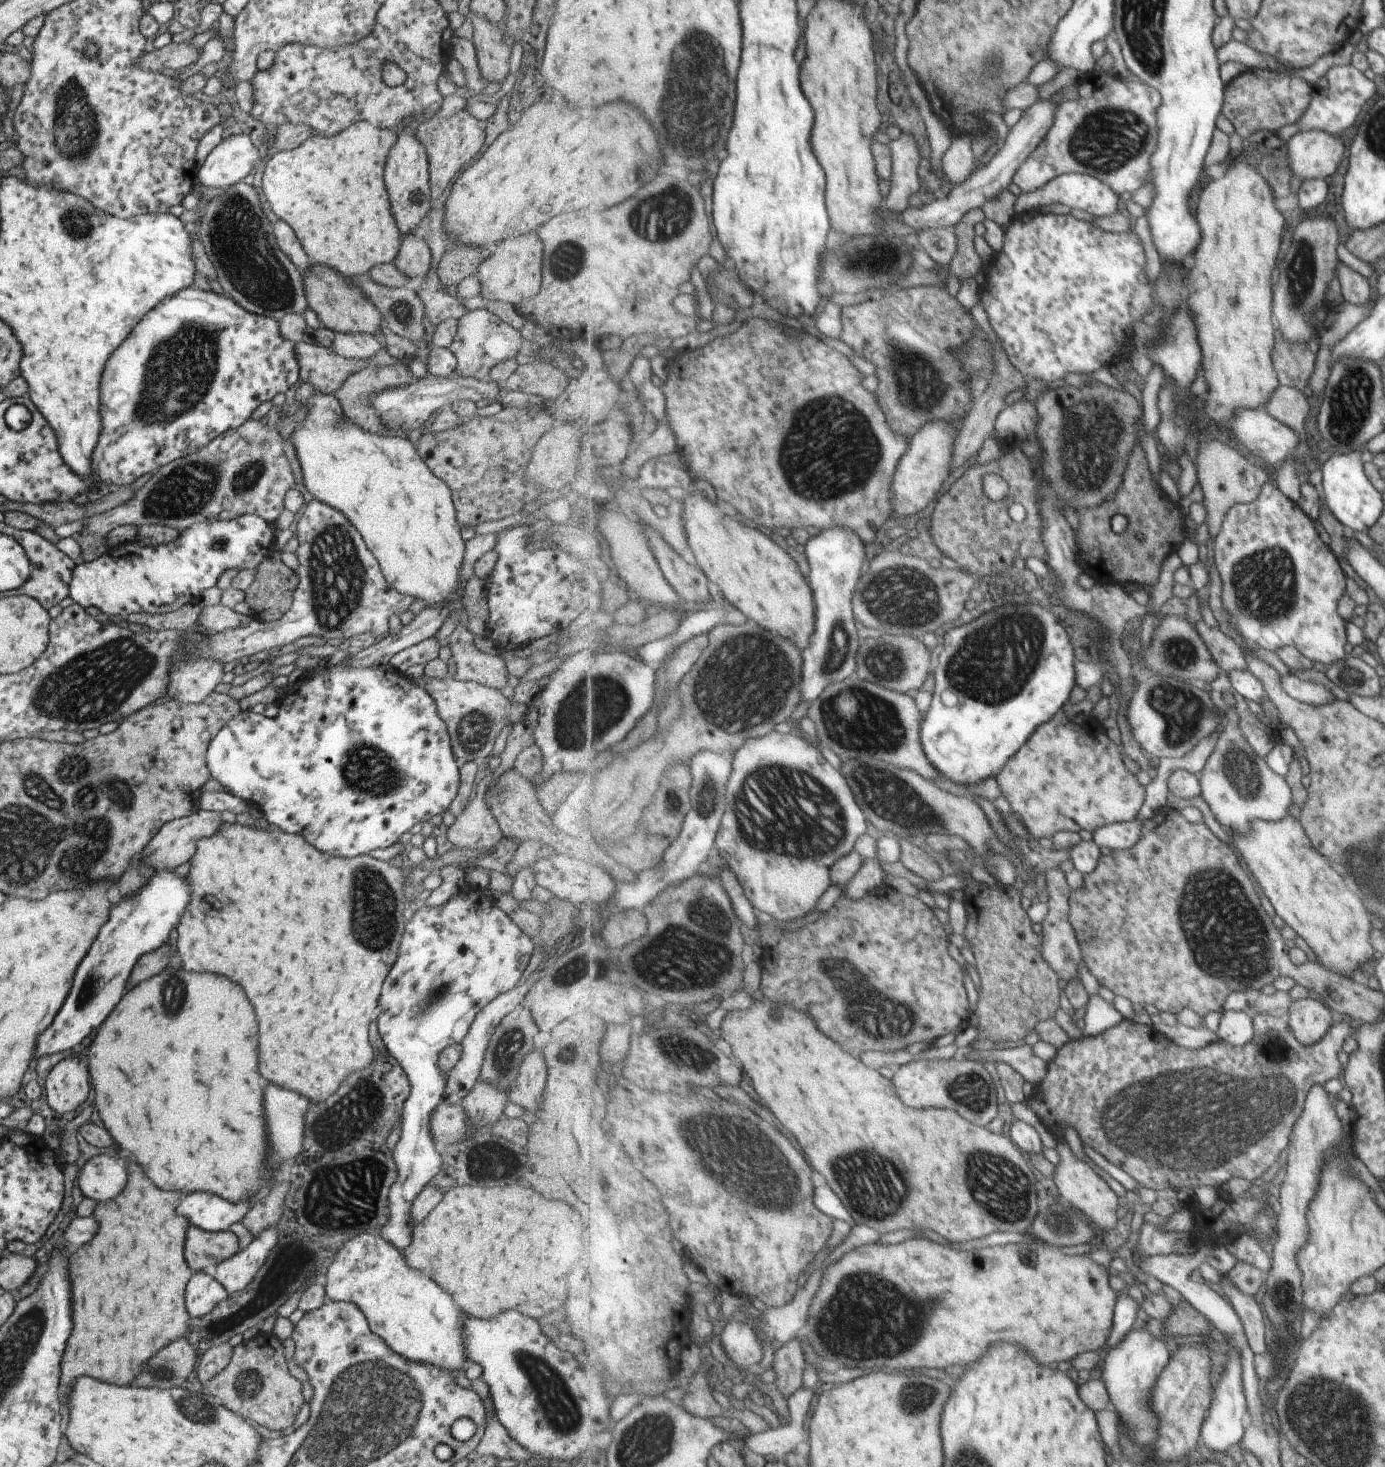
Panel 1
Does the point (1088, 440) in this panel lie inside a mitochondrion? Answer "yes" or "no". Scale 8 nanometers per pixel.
yes

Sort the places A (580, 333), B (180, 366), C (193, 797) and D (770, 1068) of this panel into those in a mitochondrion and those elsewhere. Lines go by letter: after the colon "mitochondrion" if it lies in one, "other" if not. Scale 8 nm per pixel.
A: other
B: mitochondrion
C: other
D: other

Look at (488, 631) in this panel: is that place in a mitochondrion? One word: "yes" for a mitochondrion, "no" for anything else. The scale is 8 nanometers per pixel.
no

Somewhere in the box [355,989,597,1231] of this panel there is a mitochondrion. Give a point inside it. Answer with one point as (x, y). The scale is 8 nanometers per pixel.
(509, 1046)

